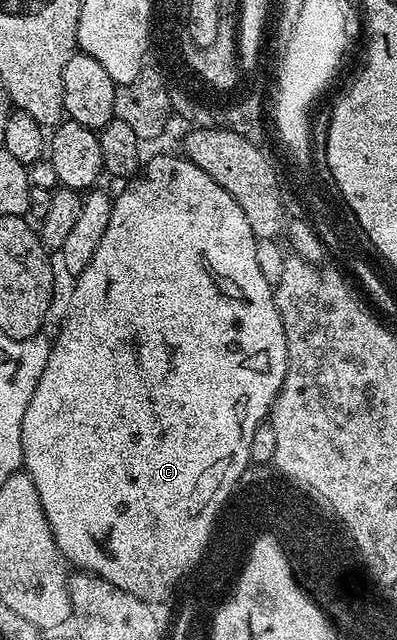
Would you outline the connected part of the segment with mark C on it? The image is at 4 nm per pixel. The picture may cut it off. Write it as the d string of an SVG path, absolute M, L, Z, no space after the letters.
M156 154L152 159L143 163L138 176L133 177L127 183L128 186L120 195L115 195L110 212L110 224L106 224L106 232L102 236L102 244L98 244L98 252L94 252L94 260L86 264L86 268L75 279L76 287L72 290L72 299L68 302L68 319L60 326L60 335L56 342L51 343L52 351L46 360L46 368L42 372L42 380L38 380L38 388L34 388L34 396L30 396L30 404L26 408L26 416L22 416L22 452L24 453L23 469L32 477L38 488L38 496L44 501L46 520L52 526L54 540L60 543L60 551L73 567L83 568L85 571L98 574L101 578L116 583L118 588L131 590L134 596L154 595L169 585L170 580L176 576L176 570L183 570L186 564L192 563L192 554L200 554L200 538L208 531L208 514L215 513L216 506L222 504L224 490L229 491L233 482L240 479L246 464L252 462L250 456L250 440L252 430L258 428L261 422L269 417L272 401L276 398L276 392L282 388L284 373L288 367L288 349L286 348L286 332L282 328L282 316L278 316L276 296L273 283L268 282L264 270L260 267L260 254L256 251L258 239L256 233L250 228L246 220L246 212L238 208L234 196L222 188L198 164L194 164L186 156L176 154Z

